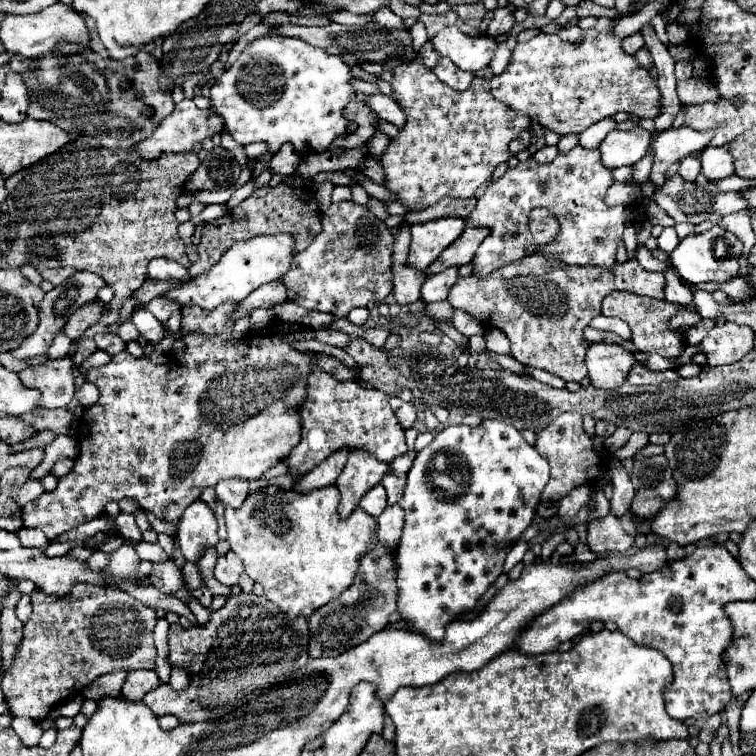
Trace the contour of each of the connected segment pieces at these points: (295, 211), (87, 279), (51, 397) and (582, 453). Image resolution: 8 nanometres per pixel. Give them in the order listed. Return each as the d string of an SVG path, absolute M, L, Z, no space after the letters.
M278 185L274 189L262 187L262 189L256 189L244 203L230 209L224 217L220 217L212 223L206 223L202 227L202 237L198 243L200 261L194 263L194 267L198 269L202 263L202 269L198 269L198 273L204 273L206 267L210 267L212 263L218 263L220 255L226 249L230 249L236 241L252 239L254 235L290 233L290 235L294 235L294 243L296 243L294 251L298 253L298 251L304 251L320 231L322 231L322 225L320 225L320 217L318 217L318 203L312 193L308 193L300 187L288 187L288 185Z
M78 271L78 273L74 273L74 277L70 277L64 285L58 285L54 291L48 291L48 293L44 295L42 303L40 303L40 325L38 325L38 329L36 329L30 337L26 337L26 339L22 341L22 345L12 351L12 355L18 357L18 359L28 359L28 357L46 353L48 347L52 345L52 339L54 339L56 333L60 331L60 327L66 323L66 319L68 319L78 307L82 307L84 303L92 301L92 299L98 295L96 291L102 289L102 287L106 287L106 281L100 279L98 275L88 273L88 271Z
M72 357L50 359L44 365L22 369L18 377L24 387L40 391L38 407L44 407L44 409L66 407L76 393L72 365L74 365Z
M568 411L562 413L558 419L554 419L554 423L546 429L542 429L536 437L536 445L534 449L548 459L550 463L550 481L542 493L542 501L560 501L562 497L566 497L574 487L582 485L582 483L592 483L596 481L606 467L606 461L592 451L592 437L588 437L582 429L582 415L578 415L576 411Z

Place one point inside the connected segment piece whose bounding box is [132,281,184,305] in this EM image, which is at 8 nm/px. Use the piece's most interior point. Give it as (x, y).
(150, 289)

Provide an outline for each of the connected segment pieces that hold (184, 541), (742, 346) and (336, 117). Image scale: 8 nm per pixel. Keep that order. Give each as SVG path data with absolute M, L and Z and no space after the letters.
M194 501L184 511L178 525L178 547L182 557L196 563L204 551L218 541L218 525L212 509L202 501Z
M736 323L716 325L702 339L700 351L706 357L706 363L702 363L702 369L708 371L718 365L736 363L748 351L752 351L752 345L754 345L754 333L750 331L750 327L742 327Z
M256 39L246 45L242 55L236 59L236 65L210 87L210 101L224 117L228 133L240 145L264 141L270 155L278 153L284 143L292 143L294 151L300 155L324 153L336 137L350 135L350 121L344 119L344 109L358 95L358 91L350 85L352 79L358 77L352 73L348 63L344 63L338 55L330 55L320 47L308 45L302 39Z

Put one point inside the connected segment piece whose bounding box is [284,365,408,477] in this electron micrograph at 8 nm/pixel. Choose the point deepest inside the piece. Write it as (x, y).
(345, 416)

